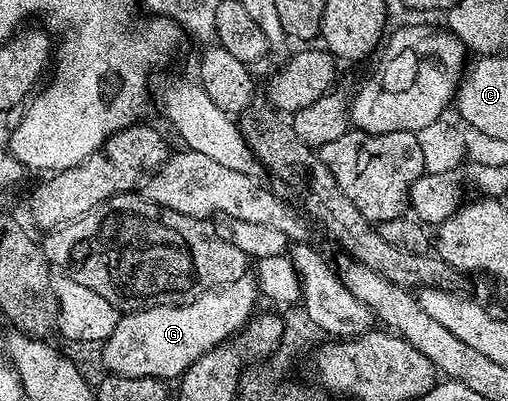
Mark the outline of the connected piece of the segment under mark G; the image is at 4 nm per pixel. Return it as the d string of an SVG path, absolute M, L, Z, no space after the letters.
M246 274L184 304L151 304L138 312L124 313L110 336L100 345L104 371L127 378L176 381L196 359L237 335L254 315L257 300L257 281Z

